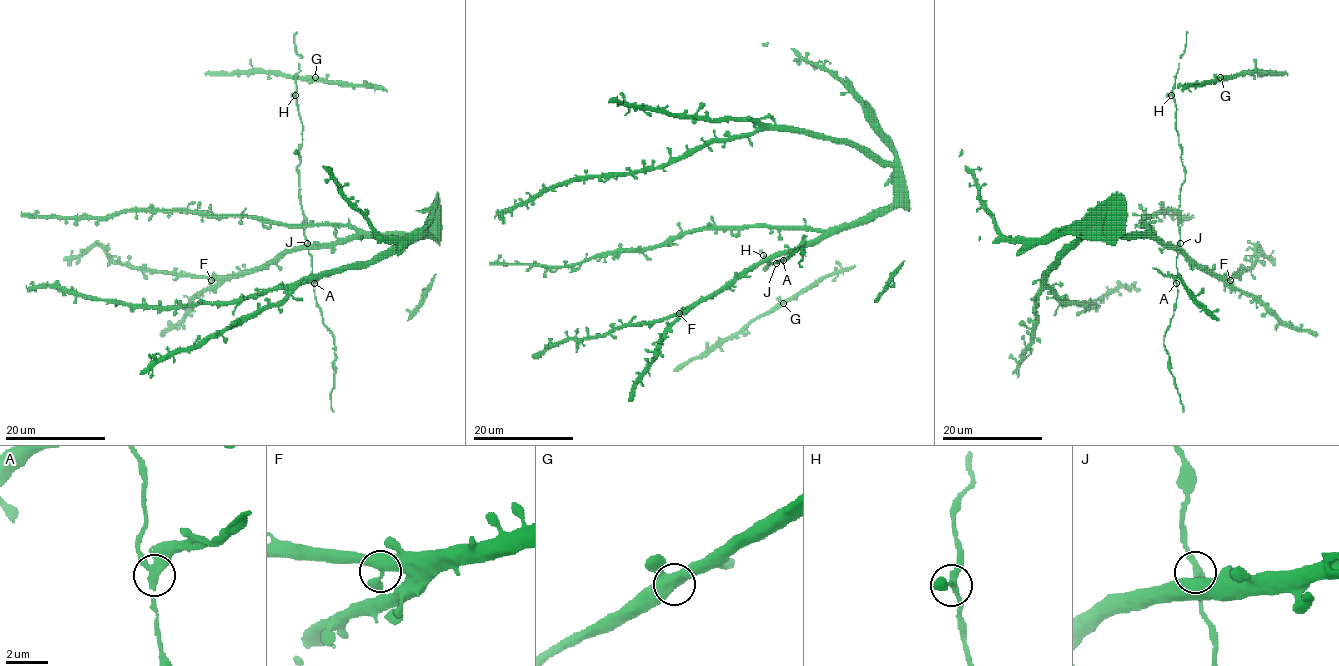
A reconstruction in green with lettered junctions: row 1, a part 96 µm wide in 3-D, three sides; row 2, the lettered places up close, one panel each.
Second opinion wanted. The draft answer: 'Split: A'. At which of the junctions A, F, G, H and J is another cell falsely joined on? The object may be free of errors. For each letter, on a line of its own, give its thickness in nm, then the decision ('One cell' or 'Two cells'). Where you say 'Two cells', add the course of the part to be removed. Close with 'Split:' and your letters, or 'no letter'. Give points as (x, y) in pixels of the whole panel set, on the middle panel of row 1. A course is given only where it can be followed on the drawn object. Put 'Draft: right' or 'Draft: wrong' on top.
Draft: right
A: Thickness 260 nm. Two cells. Course of the part to remove: (783, 260), (807, 236)
F: Thickness 440 nm. One cell
G: Thickness 440 nm. One cell
H: Thickness 340 nm. One cell
J: Thickness 240 nm. One cell
Split: A

